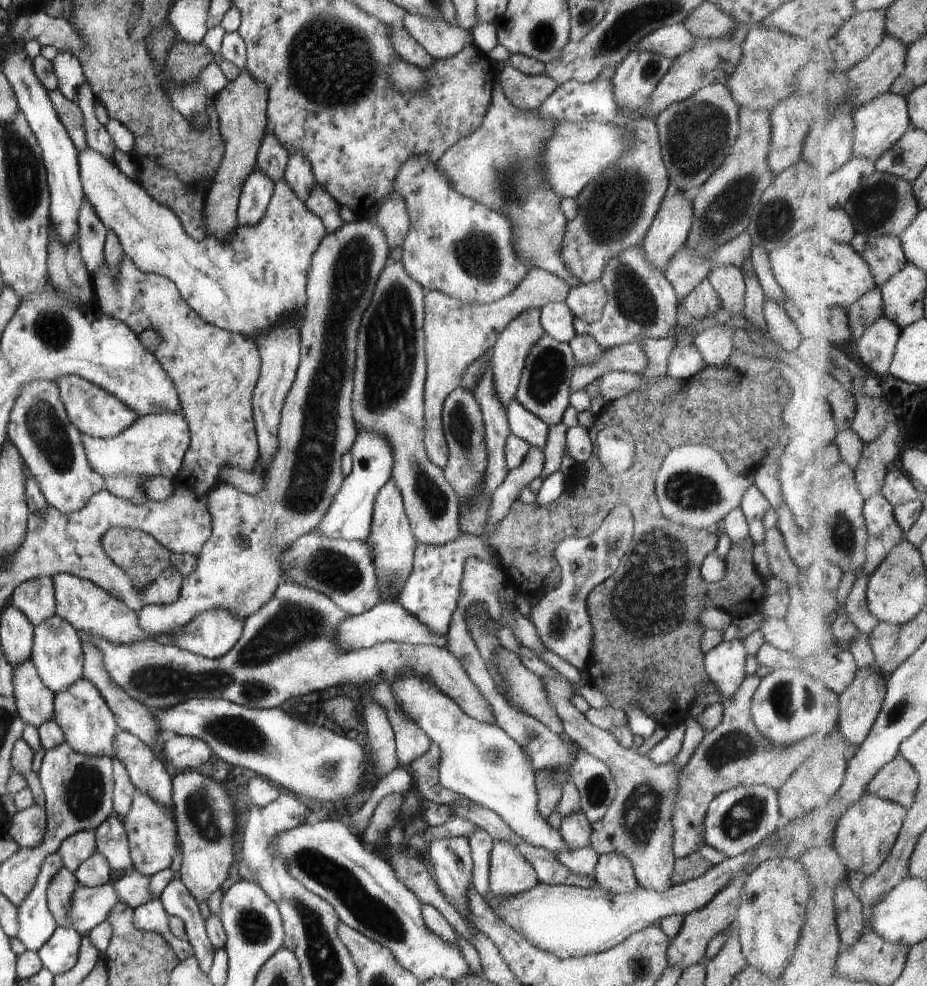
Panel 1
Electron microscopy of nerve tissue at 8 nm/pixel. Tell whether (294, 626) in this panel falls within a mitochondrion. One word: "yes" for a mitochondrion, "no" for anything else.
yes

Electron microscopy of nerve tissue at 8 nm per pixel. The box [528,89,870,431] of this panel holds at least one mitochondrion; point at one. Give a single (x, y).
(615, 205)

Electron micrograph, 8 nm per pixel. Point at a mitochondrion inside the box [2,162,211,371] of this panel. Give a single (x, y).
(53, 332)

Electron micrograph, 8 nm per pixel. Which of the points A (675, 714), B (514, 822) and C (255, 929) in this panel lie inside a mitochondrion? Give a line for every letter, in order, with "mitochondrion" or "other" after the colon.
A: other
B: other
C: mitochondrion

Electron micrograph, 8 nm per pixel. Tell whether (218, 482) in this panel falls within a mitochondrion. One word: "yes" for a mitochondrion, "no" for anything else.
no

